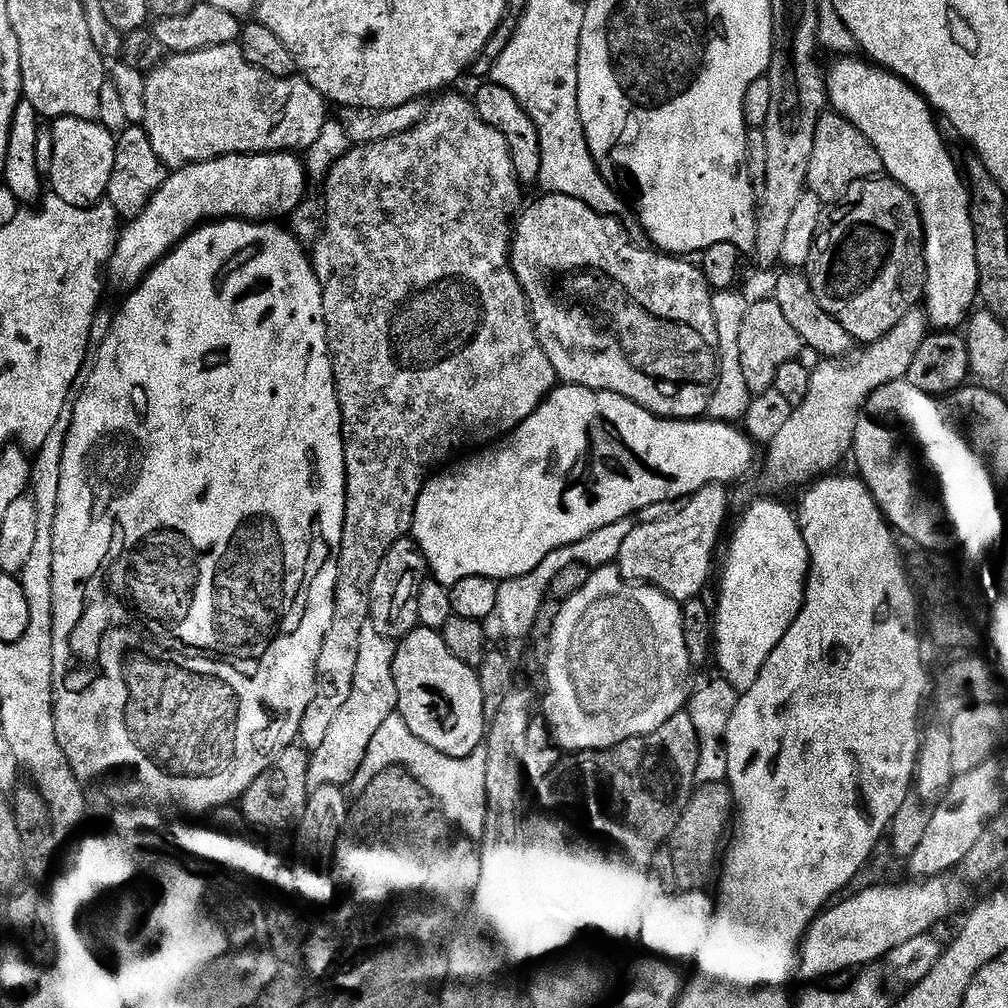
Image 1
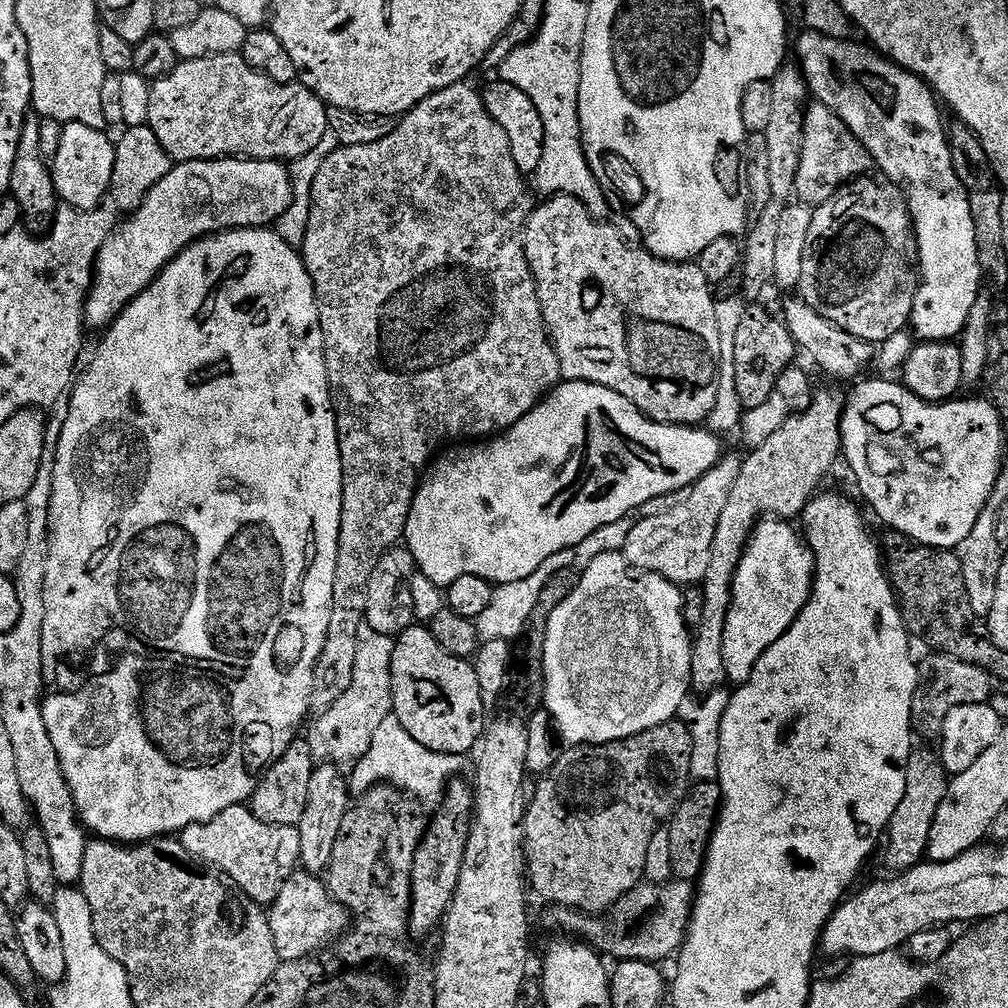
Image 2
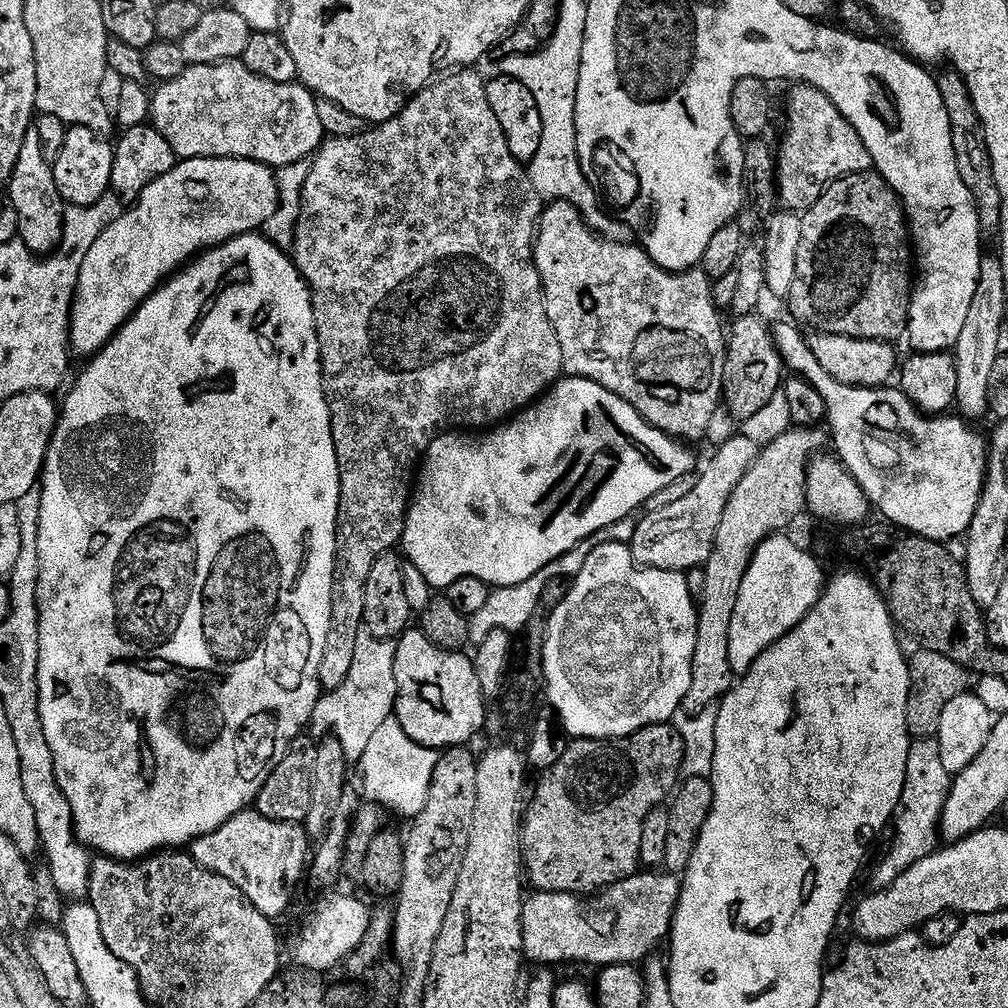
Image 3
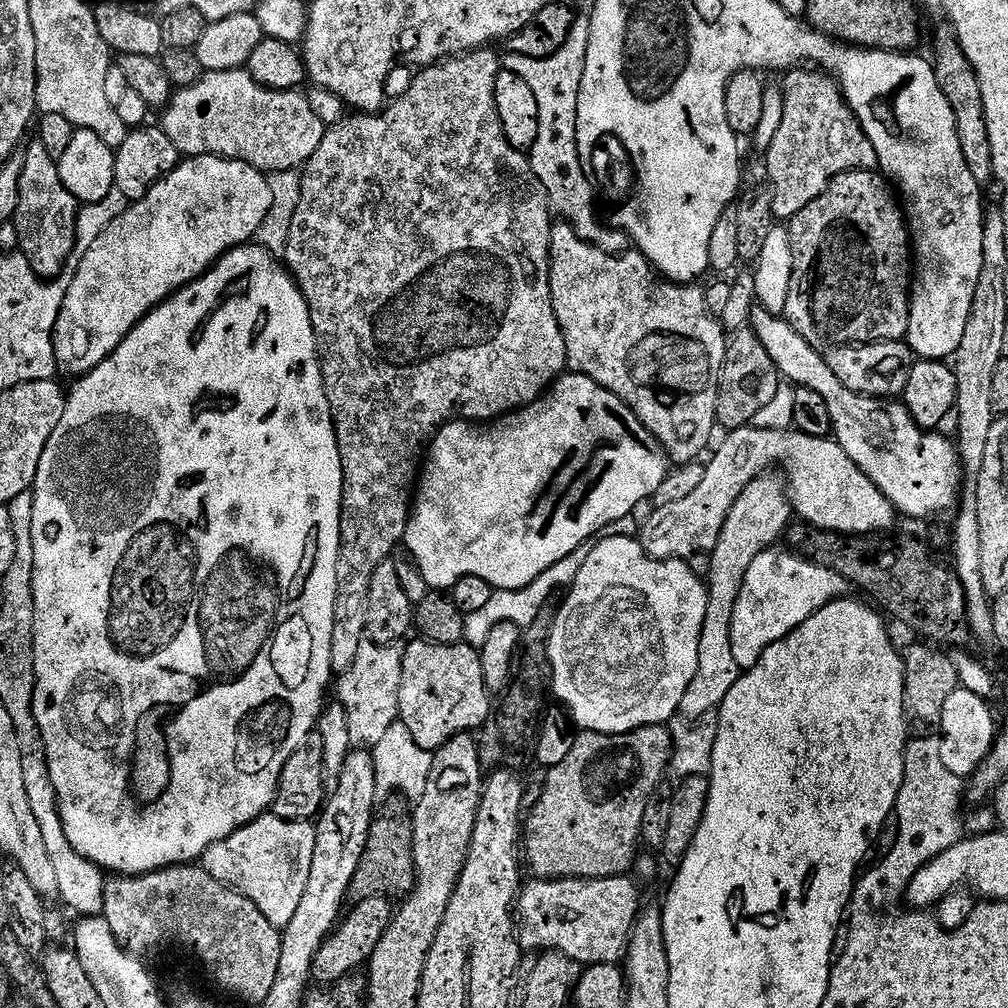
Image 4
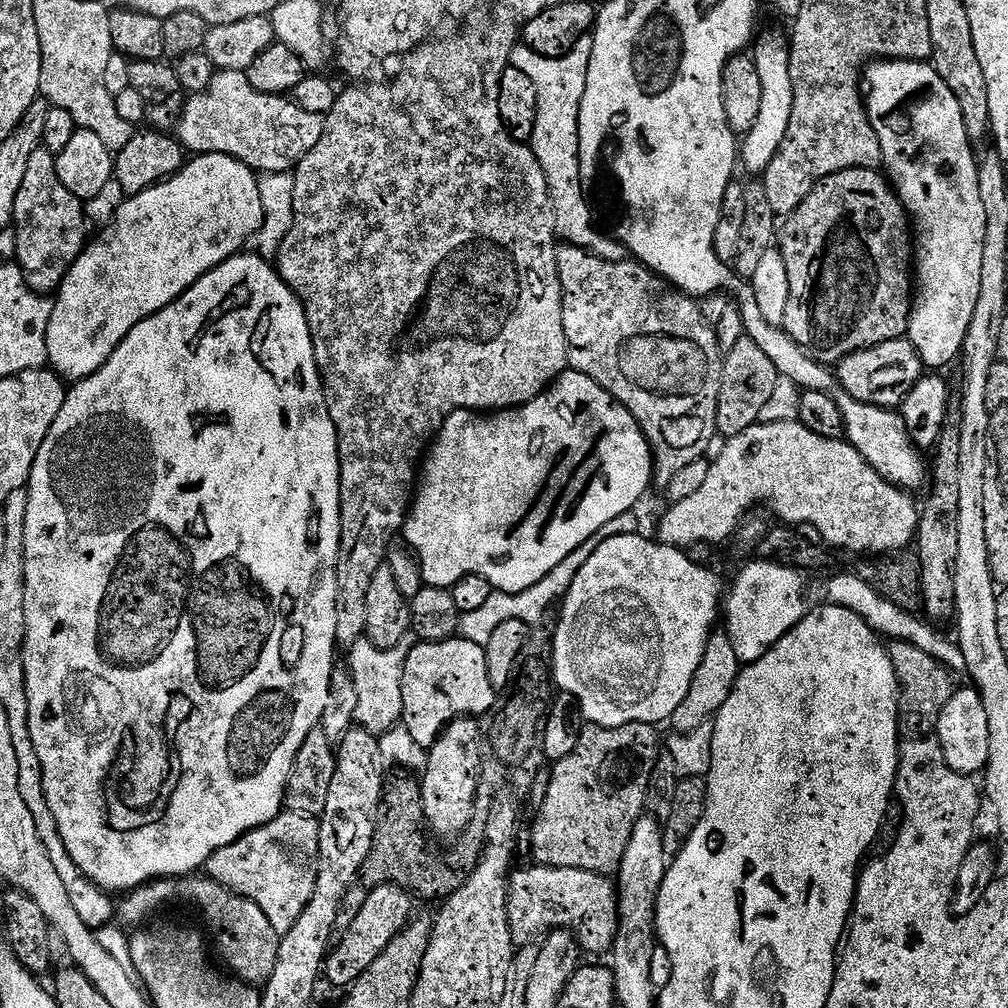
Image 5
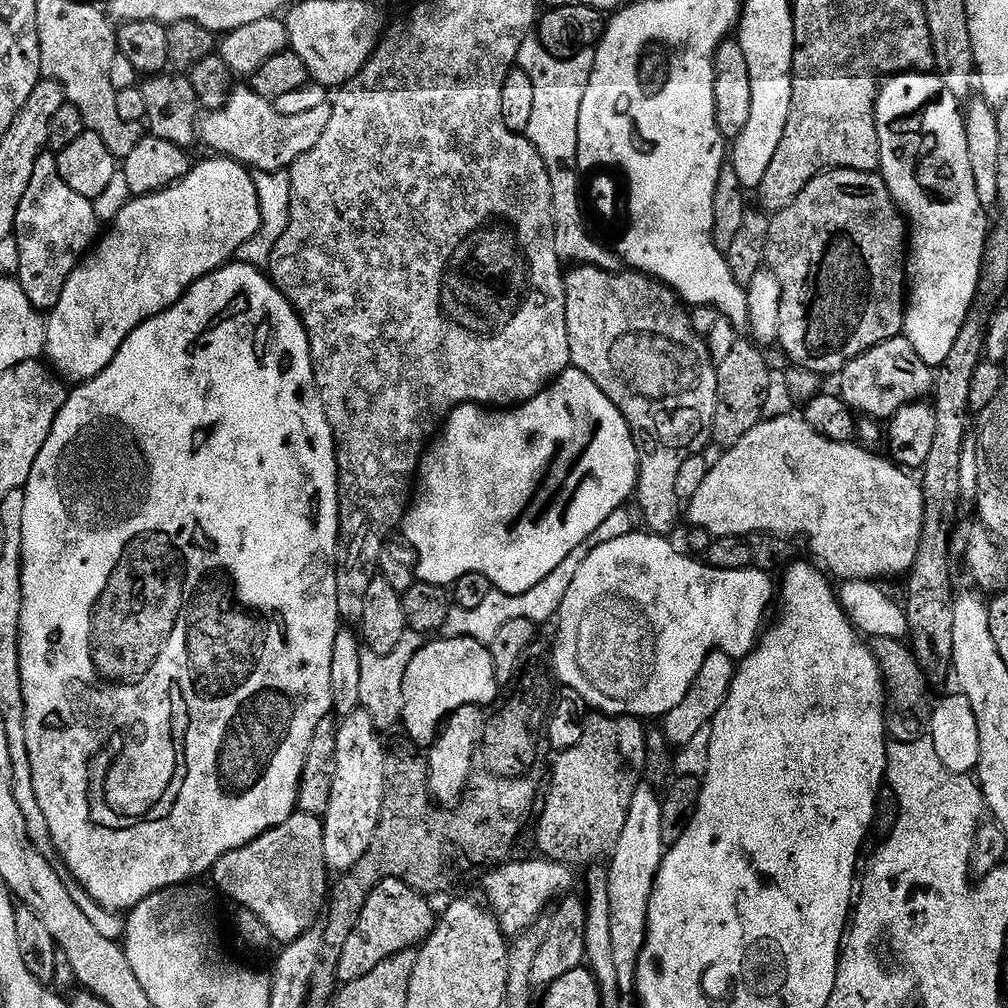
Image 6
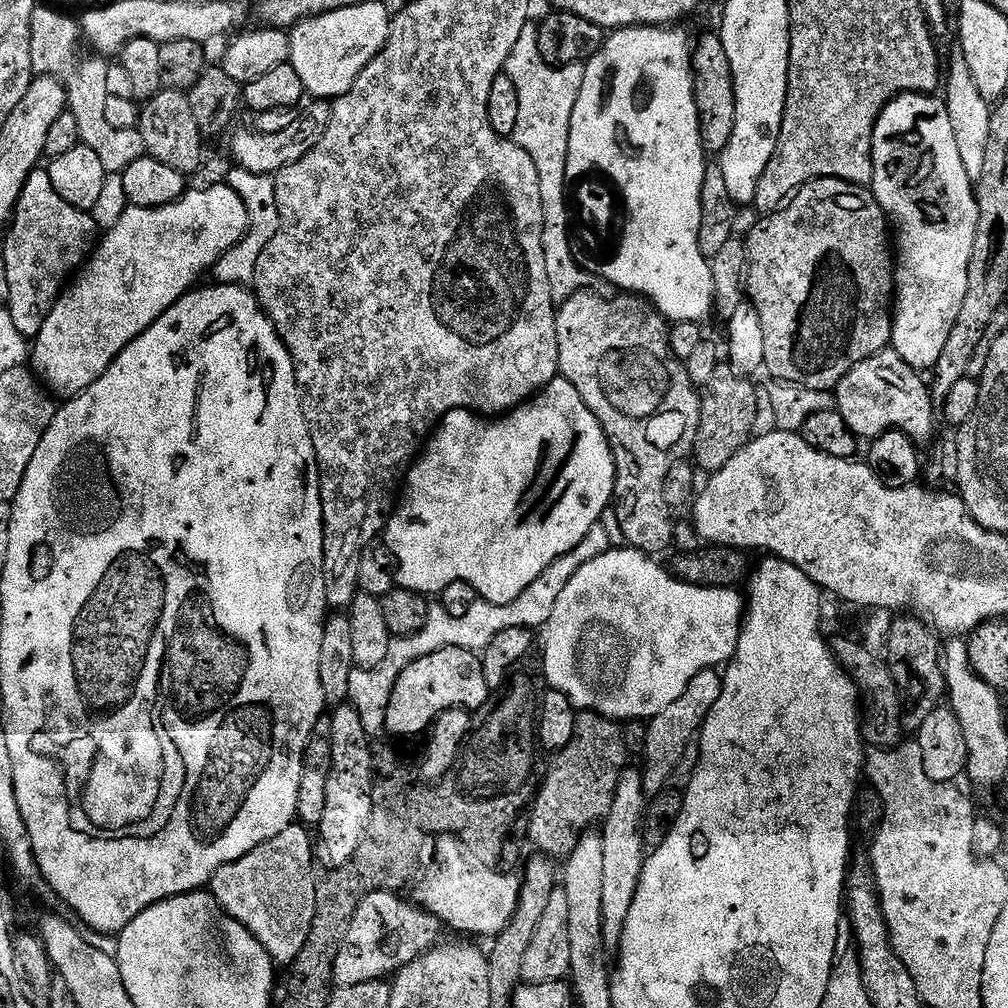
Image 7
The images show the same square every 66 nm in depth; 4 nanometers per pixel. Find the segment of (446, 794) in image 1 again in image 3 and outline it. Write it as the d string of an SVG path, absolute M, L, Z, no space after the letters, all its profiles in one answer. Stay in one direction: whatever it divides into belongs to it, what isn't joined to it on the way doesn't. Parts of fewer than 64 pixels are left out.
M395 718L387 720L382 722L382 727L374 734L370 746L366 746L366 754L362 754L358 761L359 791L369 804L379 805L390 812L398 812L402 816L408 816L407 818L414 818L422 814L422 810L426 810L426 802L430 798L430 784L439 761L437 749L414 742L414 738L410 738L410 734L402 730Z

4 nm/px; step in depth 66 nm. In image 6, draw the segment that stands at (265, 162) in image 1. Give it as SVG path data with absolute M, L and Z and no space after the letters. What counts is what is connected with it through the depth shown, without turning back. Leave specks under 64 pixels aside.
M227 158L212 159L216 160L204 160L201 164L194 165L192 169L189 167L184 176L171 185L173 188L165 186L159 191L149 192L147 195L129 199L129 204L125 208L123 205L115 213L114 219L111 221L113 224L112 229L108 232L108 237L104 241L101 239L89 251L88 255L80 261L80 265L72 271L66 286L60 289L60 295L51 309L51 312L53 311L52 317L49 315L46 320L44 334L46 360L57 373L60 371L66 379L76 380L72 382L87 382L94 379L98 374L102 374L102 370L106 370L106 366L110 366L110 362L118 354L118 350L124 345L126 338L135 328L142 326L151 316L156 316L160 312L165 312L167 308L174 307L188 293L192 285L198 283L203 276L209 276L211 272L223 268L239 253L243 244L250 242L250 238L254 238L258 234L260 230L260 199L258 198L256 181L250 175L249 169L245 165L237 164L236 161Z

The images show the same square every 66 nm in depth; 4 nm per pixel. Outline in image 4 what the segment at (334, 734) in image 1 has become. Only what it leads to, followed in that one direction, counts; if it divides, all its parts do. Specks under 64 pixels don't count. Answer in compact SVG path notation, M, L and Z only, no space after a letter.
M366 642L358 646L358 658L354 658L354 666L339 673L334 684L335 699L345 708L346 723L353 745L374 746L384 737L386 730L390 730L390 726L398 723L403 661L404 648L399 643Z

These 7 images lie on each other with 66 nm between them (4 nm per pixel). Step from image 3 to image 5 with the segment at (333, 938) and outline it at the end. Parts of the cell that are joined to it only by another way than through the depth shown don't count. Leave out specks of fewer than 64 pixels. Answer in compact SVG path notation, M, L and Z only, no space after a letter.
M388 883L374 889L350 928L339 937L340 945L338 940L335 947L329 951L328 959L324 961L323 979L337 984L341 990L355 984L356 979L372 965L374 958L378 958L378 954L382 954L382 950L390 946L390 942L412 919L414 909L411 899L413 900L413 897L398 884Z

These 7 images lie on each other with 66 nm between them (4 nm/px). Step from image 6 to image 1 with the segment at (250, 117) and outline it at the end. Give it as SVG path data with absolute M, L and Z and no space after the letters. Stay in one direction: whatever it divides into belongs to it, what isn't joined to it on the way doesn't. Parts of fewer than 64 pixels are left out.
M236 44L214 46L197 52L172 54L153 69L145 82L146 116L142 126L148 131L154 154L165 169L184 168L187 164L201 164L220 156L246 156L257 152L303 153L314 146L322 128L330 119L329 101L299 75L289 80L274 78L246 62Z

